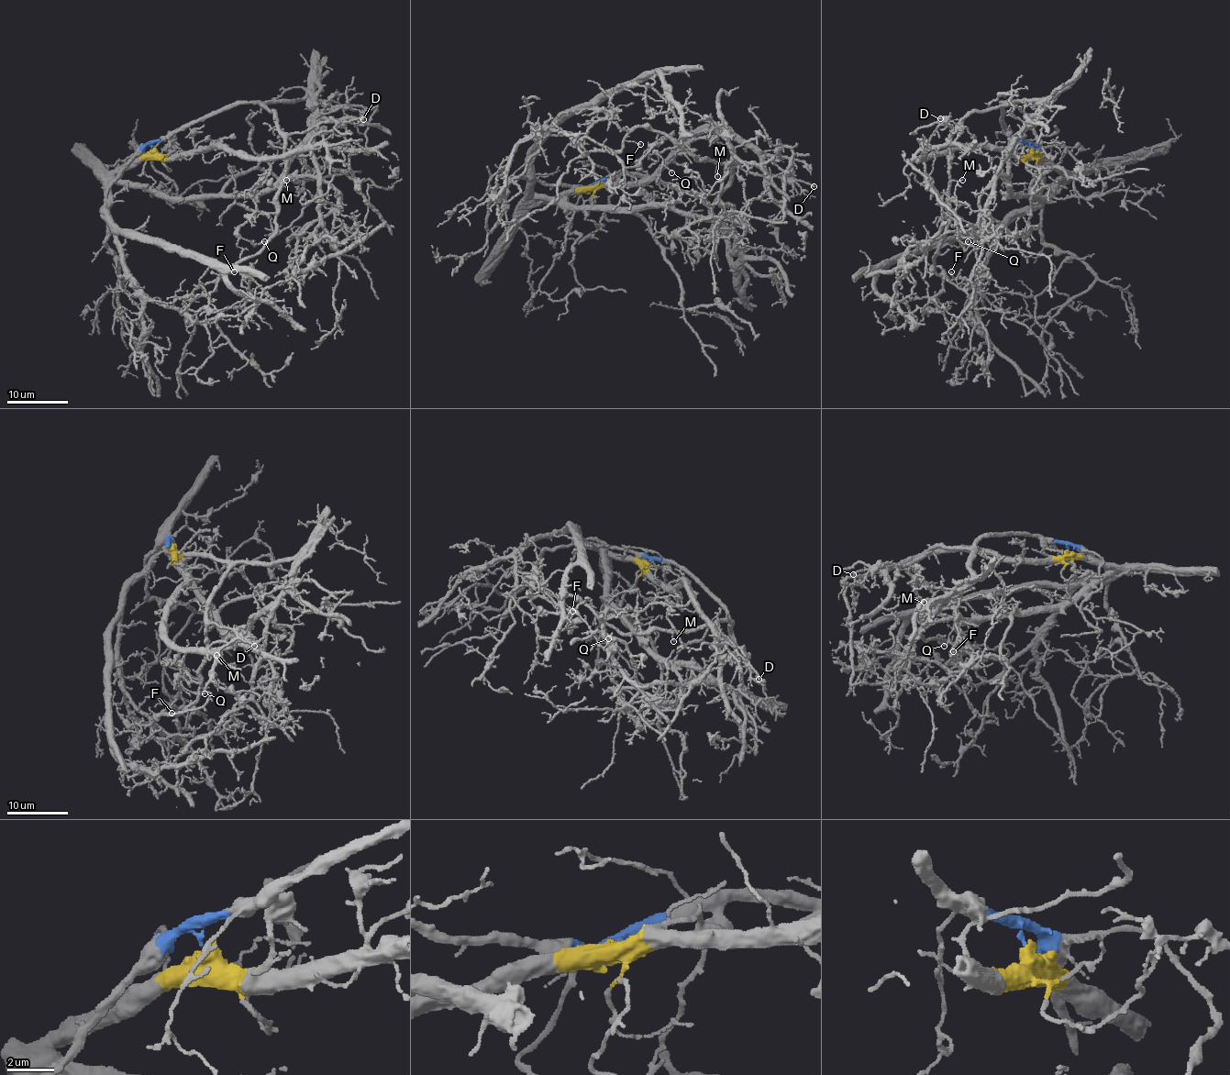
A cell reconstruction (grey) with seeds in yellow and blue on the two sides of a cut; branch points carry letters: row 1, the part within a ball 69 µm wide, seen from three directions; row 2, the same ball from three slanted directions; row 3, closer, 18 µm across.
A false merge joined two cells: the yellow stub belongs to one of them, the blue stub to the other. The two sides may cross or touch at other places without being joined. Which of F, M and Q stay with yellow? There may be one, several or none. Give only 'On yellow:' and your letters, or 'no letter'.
On yellow: Q

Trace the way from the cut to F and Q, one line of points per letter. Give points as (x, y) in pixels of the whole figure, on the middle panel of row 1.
F: (592, 186), (642, 173), (710, 205), (736, 164), (697, 160), (645, 127), (625, 138), (640, 145)
Q: (592, 187), (648, 180), (706, 130), (719, 130), (722, 135), (701, 137), (657, 151), (672, 172)

